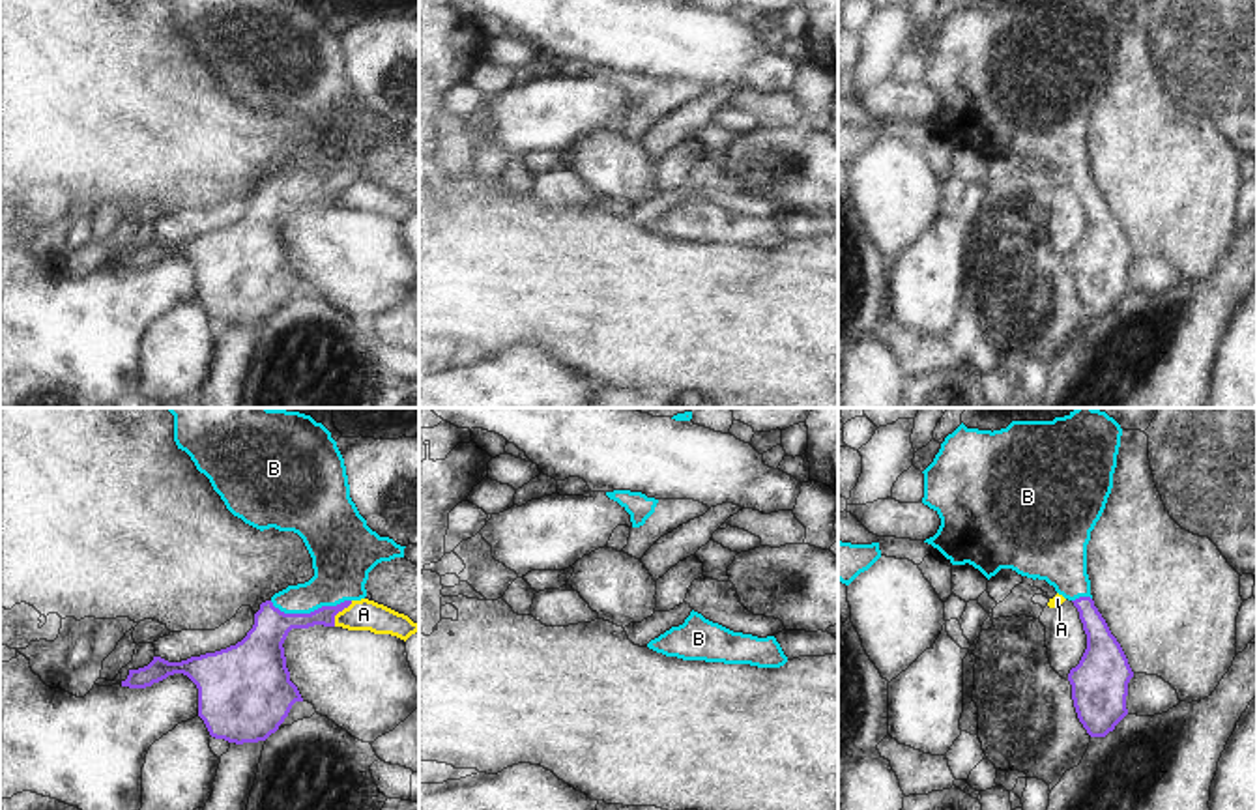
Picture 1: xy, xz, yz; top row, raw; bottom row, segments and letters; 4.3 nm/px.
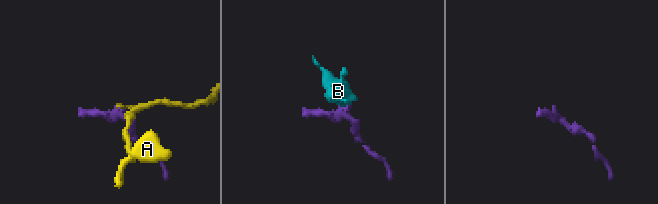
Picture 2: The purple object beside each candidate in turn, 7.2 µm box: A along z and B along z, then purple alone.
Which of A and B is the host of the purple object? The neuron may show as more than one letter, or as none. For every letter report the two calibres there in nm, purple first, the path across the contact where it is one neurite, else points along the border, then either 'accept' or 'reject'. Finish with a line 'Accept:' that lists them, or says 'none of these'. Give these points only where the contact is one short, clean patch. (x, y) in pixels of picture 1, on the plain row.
A: calibres 90 and 130 nm; border xy (352, 182), (335, 197), (333, 206); reject
B: calibres 160 and 240 nm; way xy (262, 225), (294, 193), (311, 193), (339, 159), (341, 144); accept
Accept: B

